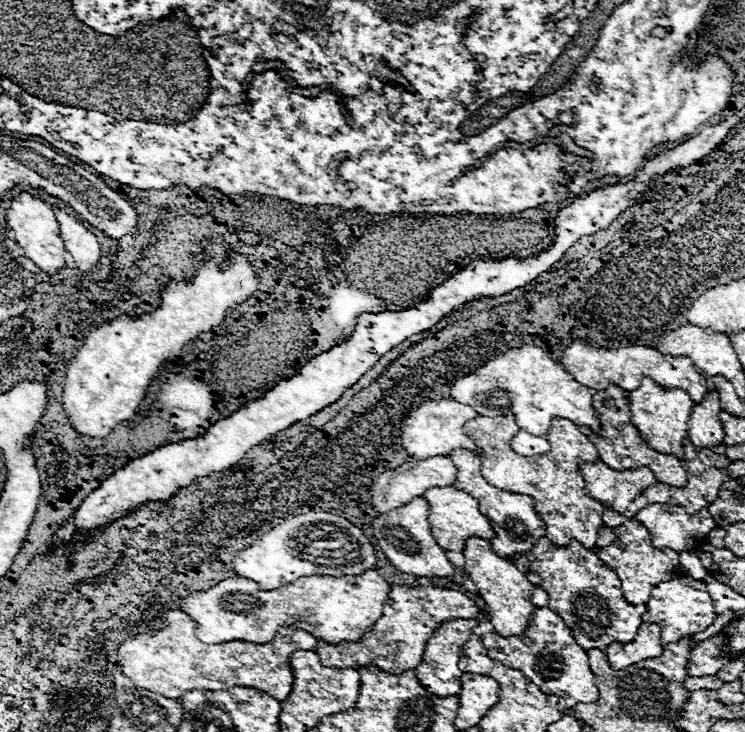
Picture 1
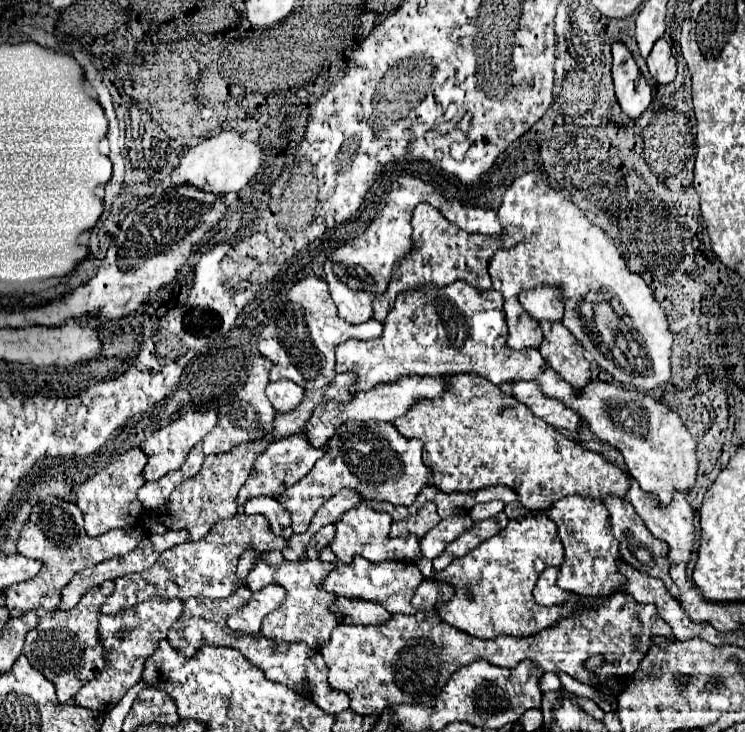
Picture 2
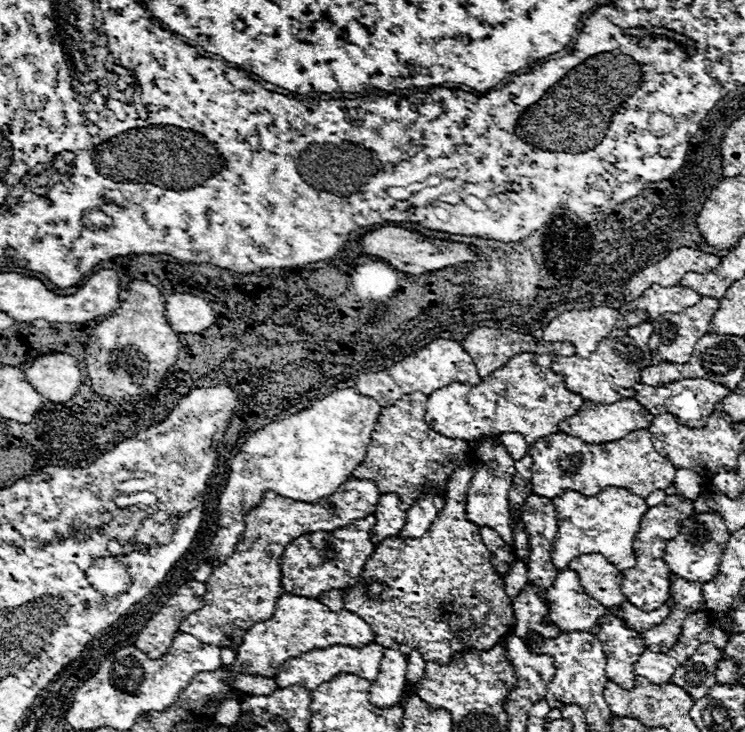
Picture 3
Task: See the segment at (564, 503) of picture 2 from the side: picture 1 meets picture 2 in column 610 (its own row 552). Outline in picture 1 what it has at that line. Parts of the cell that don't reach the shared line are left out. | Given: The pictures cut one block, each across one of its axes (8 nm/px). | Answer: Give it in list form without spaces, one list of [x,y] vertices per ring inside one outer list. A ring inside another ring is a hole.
[[[542,538],[530,554],[514,558],[514,562],[518,570],[524,570],[526,578],[534,586],[540,586],[548,592],[548,608],[568,622],[576,642],[580,642],[584,650],[606,650],[606,646],[612,642],[634,640],[646,606],[632,606],[624,600],[618,574],[608,568],[594,550],[586,550],[576,540],[566,548],[556,548],[548,538]]]

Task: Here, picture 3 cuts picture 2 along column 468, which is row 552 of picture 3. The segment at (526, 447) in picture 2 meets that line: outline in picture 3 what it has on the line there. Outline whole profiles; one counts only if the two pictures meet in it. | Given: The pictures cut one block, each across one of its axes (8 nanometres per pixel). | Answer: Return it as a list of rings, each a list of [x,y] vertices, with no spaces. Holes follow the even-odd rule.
[[[472,466],[456,470],[448,480],[446,504],[430,530],[420,538],[386,538],[380,542],[358,584],[346,590],[346,608],[372,626],[376,644],[390,646],[396,642],[404,656],[420,648],[426,662],[448,664],[452,654],[470,648],[490,650],[512,632],[512,598],[504,594],[504,582],[492,566],[492,552],[480,538],[480,526],[466,520],[466,488],[472,474]],[[372,578],[388,582],[388,586],[406,584],[408,591],[394,588],[396,598],[390,604],[372,602],[362,590]]]

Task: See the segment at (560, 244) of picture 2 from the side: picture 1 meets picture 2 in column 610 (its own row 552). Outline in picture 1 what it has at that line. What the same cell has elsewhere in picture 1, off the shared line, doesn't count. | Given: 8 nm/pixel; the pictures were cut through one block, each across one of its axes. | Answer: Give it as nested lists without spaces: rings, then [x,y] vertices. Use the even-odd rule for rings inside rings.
[[[308,512],[296,518],[286,520],[284,524],[272,528],[268,534],[264,534],[258,542],[254,542],[250,548],[238,552],[234,558],[234,570],[242,578],[250,578],[260,584],[262,590],[274,590],[286,584],[292,584],[294,580],[302,576],[360,576],[366,570],[378,568],[378,556],[374,552],[374,544],[364,536],[360,528],[356,528],[352,522],[348,522],[342,516],[334,516],[328,512]]]

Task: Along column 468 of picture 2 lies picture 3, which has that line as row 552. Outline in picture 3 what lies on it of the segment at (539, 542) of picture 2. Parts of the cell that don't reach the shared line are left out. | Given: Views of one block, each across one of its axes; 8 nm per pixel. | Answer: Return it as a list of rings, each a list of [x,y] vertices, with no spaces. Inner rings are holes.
[[[604,488],[596,496],[582,496],[580,492],[566,490],[552,500],[556,506],[558,534],[552,550],[552,564],[562,570],[582,554],[602,554],[618,570],[636,566],[632,542],[638,534],[640,520],[648,510],[644,498],[632,494],[626,488]]]

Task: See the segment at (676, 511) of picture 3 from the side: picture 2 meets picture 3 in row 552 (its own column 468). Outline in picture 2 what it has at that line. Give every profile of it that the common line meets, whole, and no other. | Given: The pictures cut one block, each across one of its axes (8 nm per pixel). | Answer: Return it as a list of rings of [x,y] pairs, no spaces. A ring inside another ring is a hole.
[[[424,578],[420,588],[416,588],[416,596],[412,596],[412,606],[416,608],[414,614],[392,614],[392,618],[378,626],[354,626],[354,624],[338,624],[332,630],[330,642],[324,646],[324,662],[328,666],[328,684],[334,690],[342,690],[350,698],[350,708],[358,714],[378,714],[386,706],[392,704],[414,704],[414,702],[428,702],[434,700],[444,684],[448,682],[448,676],[456,672],[458,668],[474,662],[474,660],[486,660],[494,666],[502,668],[514,668],[520,660],[534,658],[540,668],[546,672],[566,672],[574,680],[596,686],[602,680],[608,678],[628,678],[632,672],[636,672],[638,664],[642,662],[644,654],[652,646],[654,636],[664,636],[668,640],[674,640],[672,628],[656,614],[656,608],[652,604],[640,604],[632,600],[628,594],[616,594],[610,598],[580,598],[580,612],[576,616],[566,616],[560,620],[560,624],[552,624],[552,628],[546,628],[544,632],[538,632],[536,636],[526,638],[512,638],[512,636],[498,636],[496,640],[476,640],[474,636],[468,636],[460,632],[458,628],[452,628],[450,624],[444,624],[440,616],[436,616],[436,608],[440,602],[448,600],[452,596],[452,588],[446,584],[440,584],[440,580]],[[590,656],[602,656],[604,664],[596,670],[598,676],[590,676],[588,668],[584,664]]]

